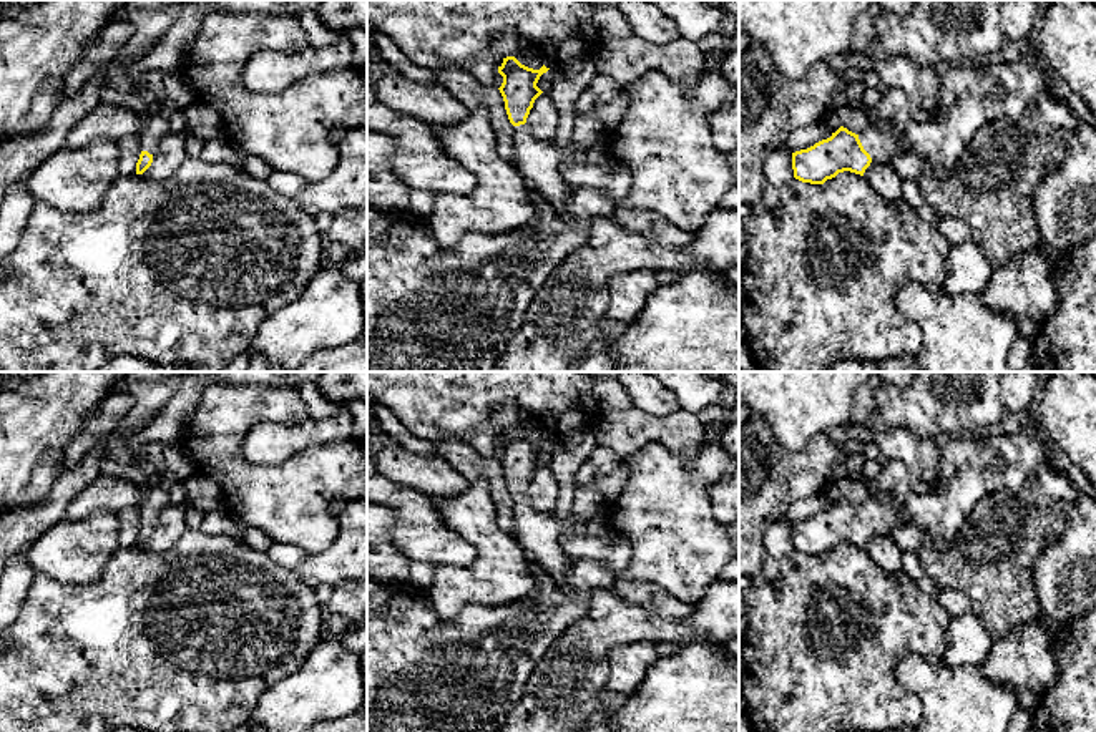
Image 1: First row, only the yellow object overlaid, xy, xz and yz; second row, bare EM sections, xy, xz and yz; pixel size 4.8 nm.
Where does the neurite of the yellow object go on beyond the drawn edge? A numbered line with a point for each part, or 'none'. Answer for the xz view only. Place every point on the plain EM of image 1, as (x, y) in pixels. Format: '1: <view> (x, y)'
1: xz (538, 533)

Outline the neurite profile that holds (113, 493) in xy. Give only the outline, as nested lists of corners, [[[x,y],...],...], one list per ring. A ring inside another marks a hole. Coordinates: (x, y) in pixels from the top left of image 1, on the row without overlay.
[[[101,473],[68,506],[65,520],[80,521],[100,510],[121,511],[141,505],[141,485]]]

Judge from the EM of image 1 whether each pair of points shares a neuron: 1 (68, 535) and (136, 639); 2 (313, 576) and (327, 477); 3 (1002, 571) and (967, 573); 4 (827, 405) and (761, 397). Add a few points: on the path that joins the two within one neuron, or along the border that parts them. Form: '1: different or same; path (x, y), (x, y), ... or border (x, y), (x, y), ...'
1: different; border (122, 546), (97, 580), (83, 585), (60, 581)
2: different; border (337, 522), (337, 536), (326, 548), (311, 555)
3: same; path (993, 571), (975, 571)
4: same; path (811, 397), (777, 397)

